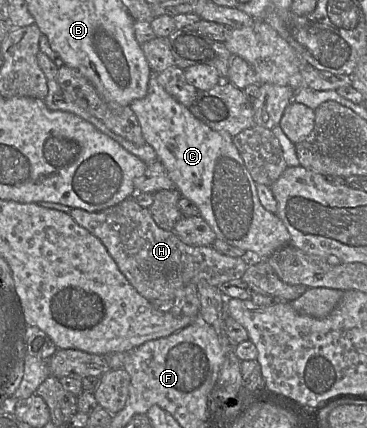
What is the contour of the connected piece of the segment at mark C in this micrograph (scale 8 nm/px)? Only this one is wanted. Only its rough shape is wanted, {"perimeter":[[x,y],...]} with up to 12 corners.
{"perimeter":[[151,71],[129,105],[174,188],[219,240],[291,243],[226,132]]}

